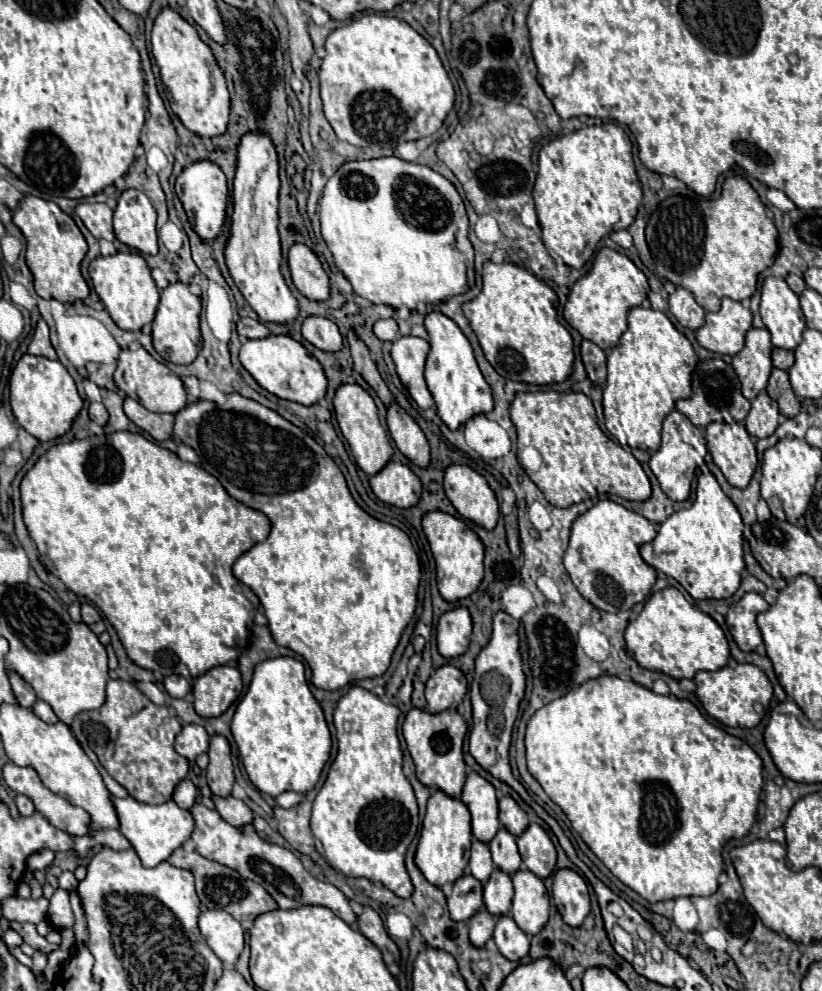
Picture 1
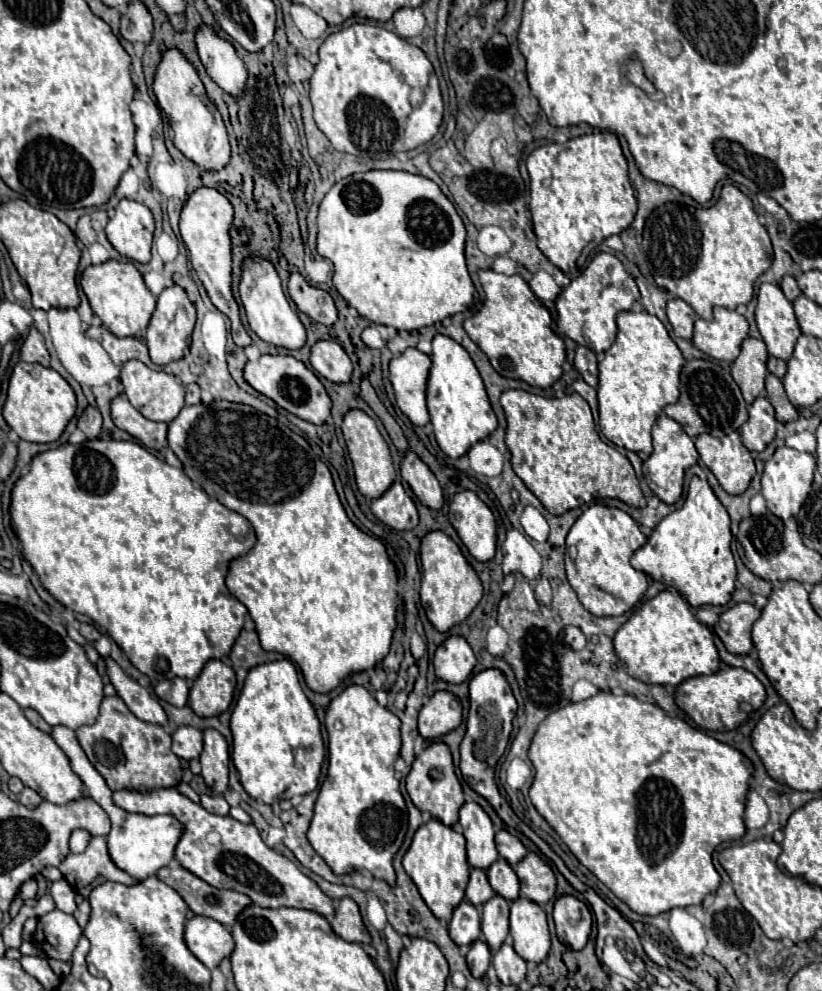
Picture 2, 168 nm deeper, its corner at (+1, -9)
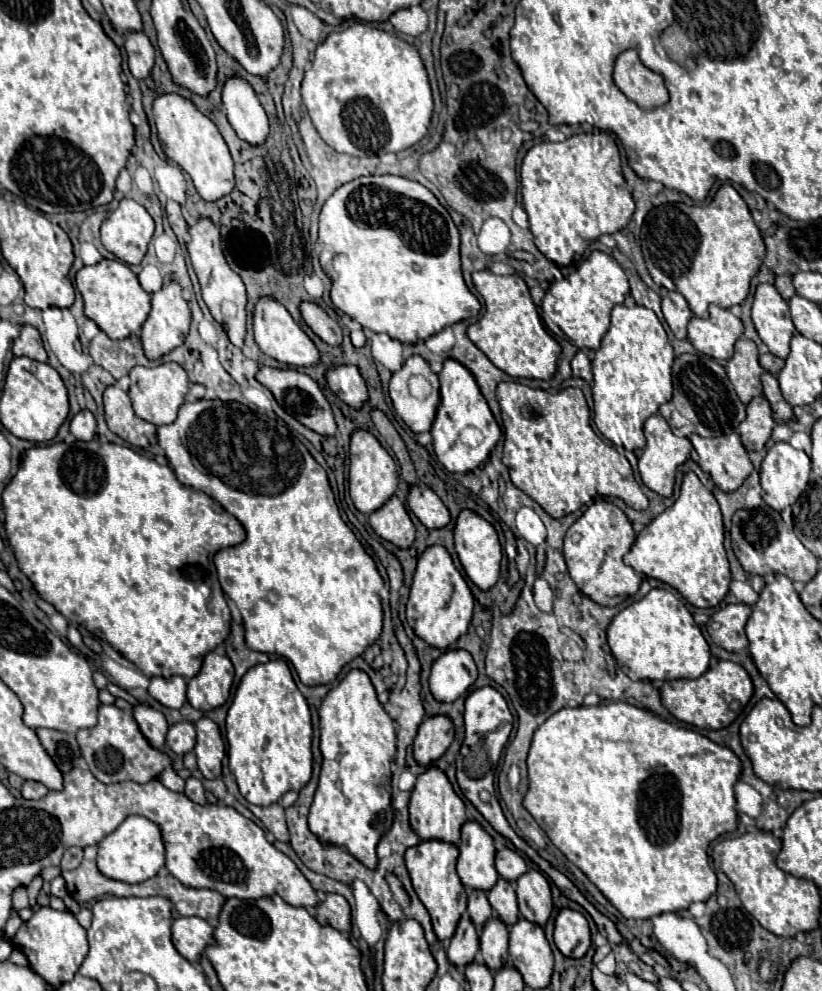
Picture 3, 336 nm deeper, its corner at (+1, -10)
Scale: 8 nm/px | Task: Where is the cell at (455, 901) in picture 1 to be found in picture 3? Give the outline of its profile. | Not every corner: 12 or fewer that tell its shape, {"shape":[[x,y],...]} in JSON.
{"shape":[[465,912],[447,946],[455,966],[477,958],[479,936]]}

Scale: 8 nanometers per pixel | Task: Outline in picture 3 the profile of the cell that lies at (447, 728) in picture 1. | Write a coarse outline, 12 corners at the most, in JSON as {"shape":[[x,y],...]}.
{"shape":[[447,774],[417,776],[409,820],[421,840],[459,842],[465,804]]}

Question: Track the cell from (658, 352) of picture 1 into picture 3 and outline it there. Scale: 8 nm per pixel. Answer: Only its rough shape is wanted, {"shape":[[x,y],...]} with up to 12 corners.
{"shape":[[615,306],[593,366],[595,426],[625,450],[671,400],[653,310]]}

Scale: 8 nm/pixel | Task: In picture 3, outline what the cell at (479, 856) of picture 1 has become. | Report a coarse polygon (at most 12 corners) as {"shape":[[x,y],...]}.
{"shape":[[483,890],[469,892],[467,912],[481,926],[493,914]]}

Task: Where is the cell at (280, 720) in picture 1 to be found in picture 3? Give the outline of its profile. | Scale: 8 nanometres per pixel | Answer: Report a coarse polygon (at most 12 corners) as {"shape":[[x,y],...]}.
{"shape":[[287,662],[249,668],[227,756],[257,806],[313,772],[311,712]]}

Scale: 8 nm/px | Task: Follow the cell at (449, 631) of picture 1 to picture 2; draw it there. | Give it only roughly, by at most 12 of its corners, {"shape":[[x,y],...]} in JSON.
{"shape":[[449,637],[433,657],[437,679],[453,685],[471,675],[475,653]]}

